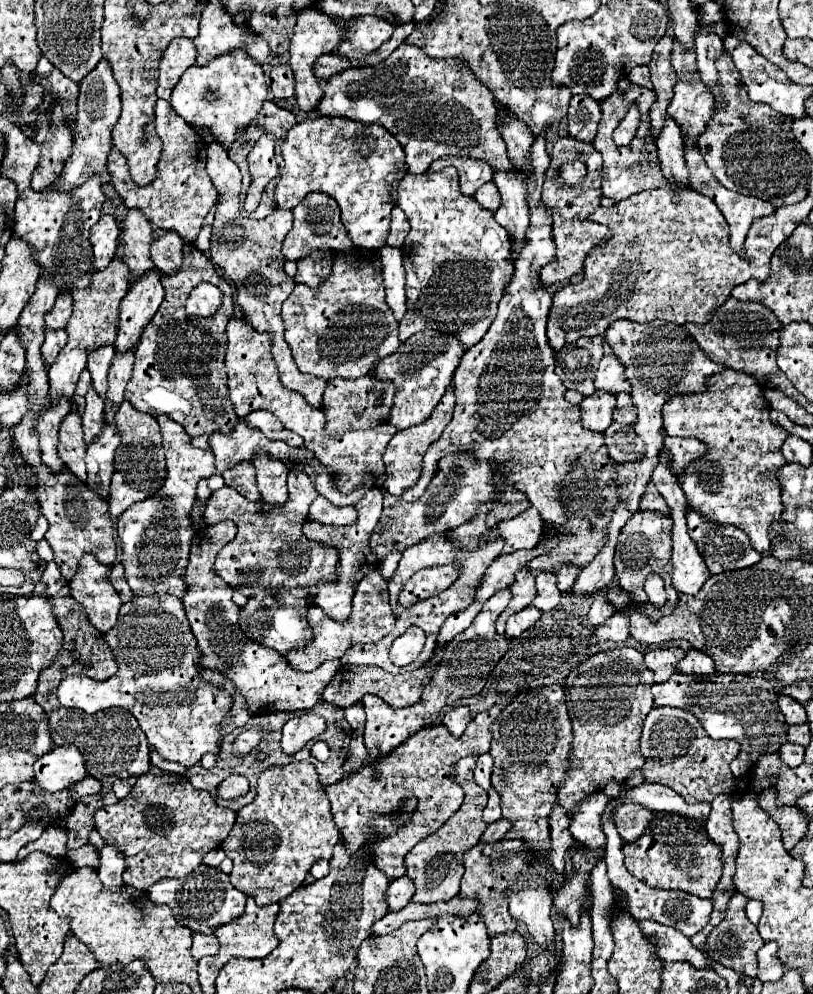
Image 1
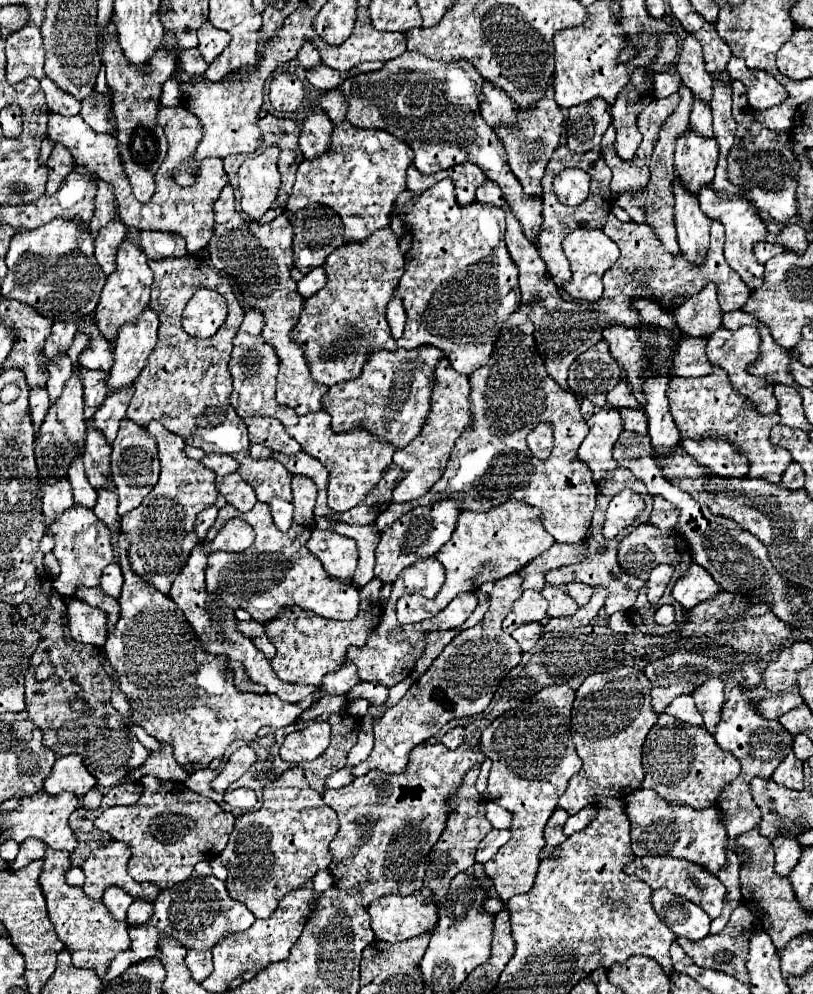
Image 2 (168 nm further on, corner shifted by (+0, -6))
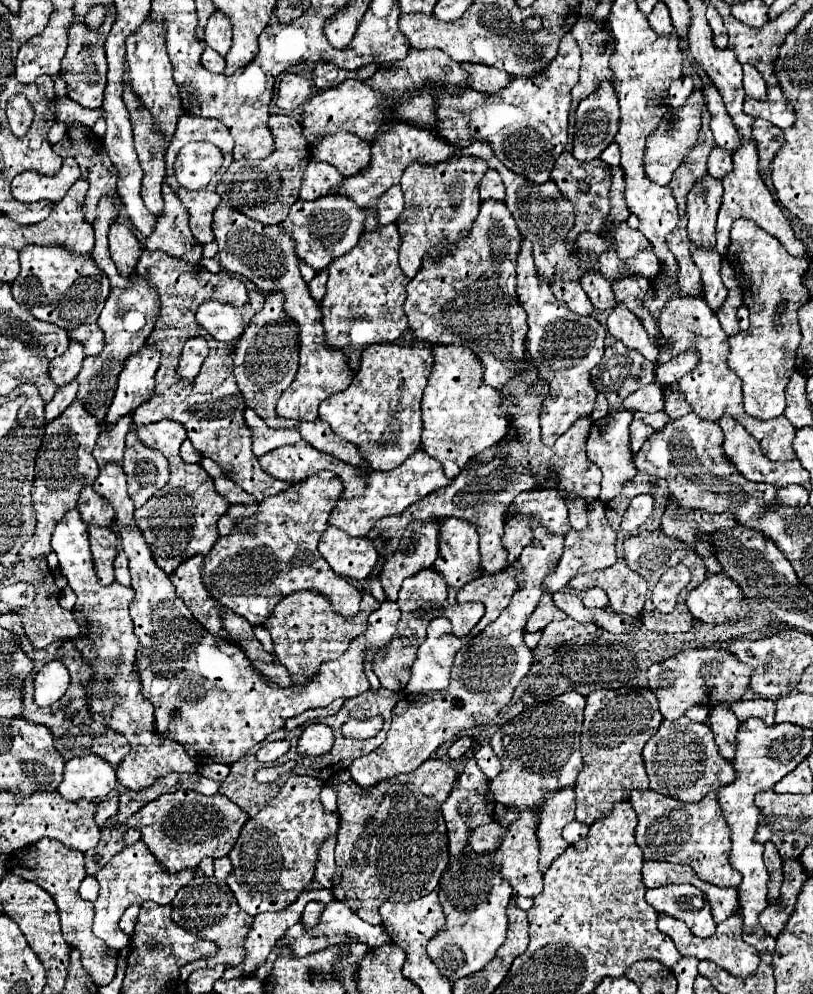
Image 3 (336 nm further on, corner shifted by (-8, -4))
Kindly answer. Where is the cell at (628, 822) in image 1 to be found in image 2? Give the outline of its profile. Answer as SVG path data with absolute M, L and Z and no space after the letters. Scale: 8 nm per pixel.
M636 790L630 796L630 826L632 826L632 852L634 856L676 856L686 858L690 862L702 864L710 872L718 872L726 864L724 844L726 830L718 822L716 806L694 810L684 806L672 806L664 802L652 790Z

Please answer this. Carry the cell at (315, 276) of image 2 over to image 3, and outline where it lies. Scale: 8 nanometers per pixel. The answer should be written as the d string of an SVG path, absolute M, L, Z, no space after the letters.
M320 270L320 272L314 276L314 280L308 284L310 296L312 296L316 302L320 302L320 300L324 298L324 294L326 294L326 280L328 280L328 270Z

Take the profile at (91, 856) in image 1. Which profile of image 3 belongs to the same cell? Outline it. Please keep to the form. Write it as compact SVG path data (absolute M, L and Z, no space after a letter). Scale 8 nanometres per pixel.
M140 840L132 846L126 846L122 852L118 852L102 870L98 870L94 874L94 878L100 884L100 896L94 902L94 924L92 930L98 938L102 938L110 948L114 950L124 950L130 942L128 936L122 934L122 930L118 928L118 920L124 914L124 910L132 904L142 904L146 900L152 900L156 904L170 904L176 896L176 892L186 886L194 876L196 876L198 868L188 868L188 870L180 870L176 874L170 874L148 850L148 846Z

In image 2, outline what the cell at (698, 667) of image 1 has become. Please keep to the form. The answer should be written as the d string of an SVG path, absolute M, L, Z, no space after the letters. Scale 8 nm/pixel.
M710 676L702 686L698 686L692 694L690 694L700 710L700 714L704 716L704 724L706 730L712 732L712 728L716 726L716 720L720 720L720 708L726 700L724 696L724 682L718 676Z

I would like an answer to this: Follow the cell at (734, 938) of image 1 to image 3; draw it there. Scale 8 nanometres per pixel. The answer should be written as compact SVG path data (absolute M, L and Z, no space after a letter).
M662 912L658 914L658 930L674 940L676 948L680 950L680 954L694 956L698 960L710 960L710 962L718 964L720 968L728 970L730 974L736 974L738 978L744 978L744 976L752 974L756 970L756 966L760 964L760 956L756 954L756 948L754 946L748 946L742 940L742 916L740 914L734 914L728 920L724 920L722 924L718 924L716 926L716 932L710 938L694 936L682 920L676 920L676 918L672 918L668 914L662 914Z

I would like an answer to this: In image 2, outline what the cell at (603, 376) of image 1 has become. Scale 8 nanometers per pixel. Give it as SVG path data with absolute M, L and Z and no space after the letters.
M620 380L612 392L606 394L606 402L614 408L640 408L638 400L632 396L626 380Z

